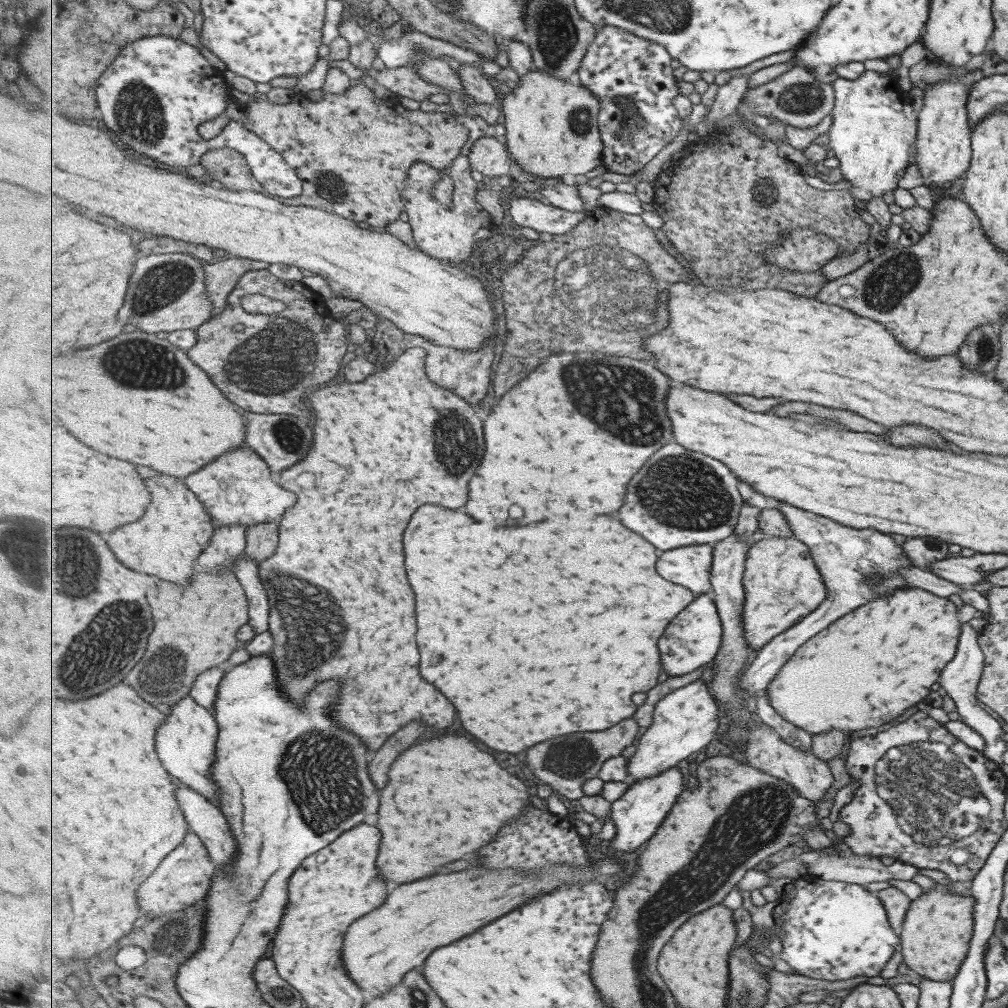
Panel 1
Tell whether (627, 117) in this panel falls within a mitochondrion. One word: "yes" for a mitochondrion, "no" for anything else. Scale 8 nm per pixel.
yes

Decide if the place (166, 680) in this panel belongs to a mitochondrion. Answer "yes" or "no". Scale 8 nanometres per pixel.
yes

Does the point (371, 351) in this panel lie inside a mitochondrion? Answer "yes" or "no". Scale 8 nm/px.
no

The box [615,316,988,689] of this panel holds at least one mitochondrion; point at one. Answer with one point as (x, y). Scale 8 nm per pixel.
(670, 493)

